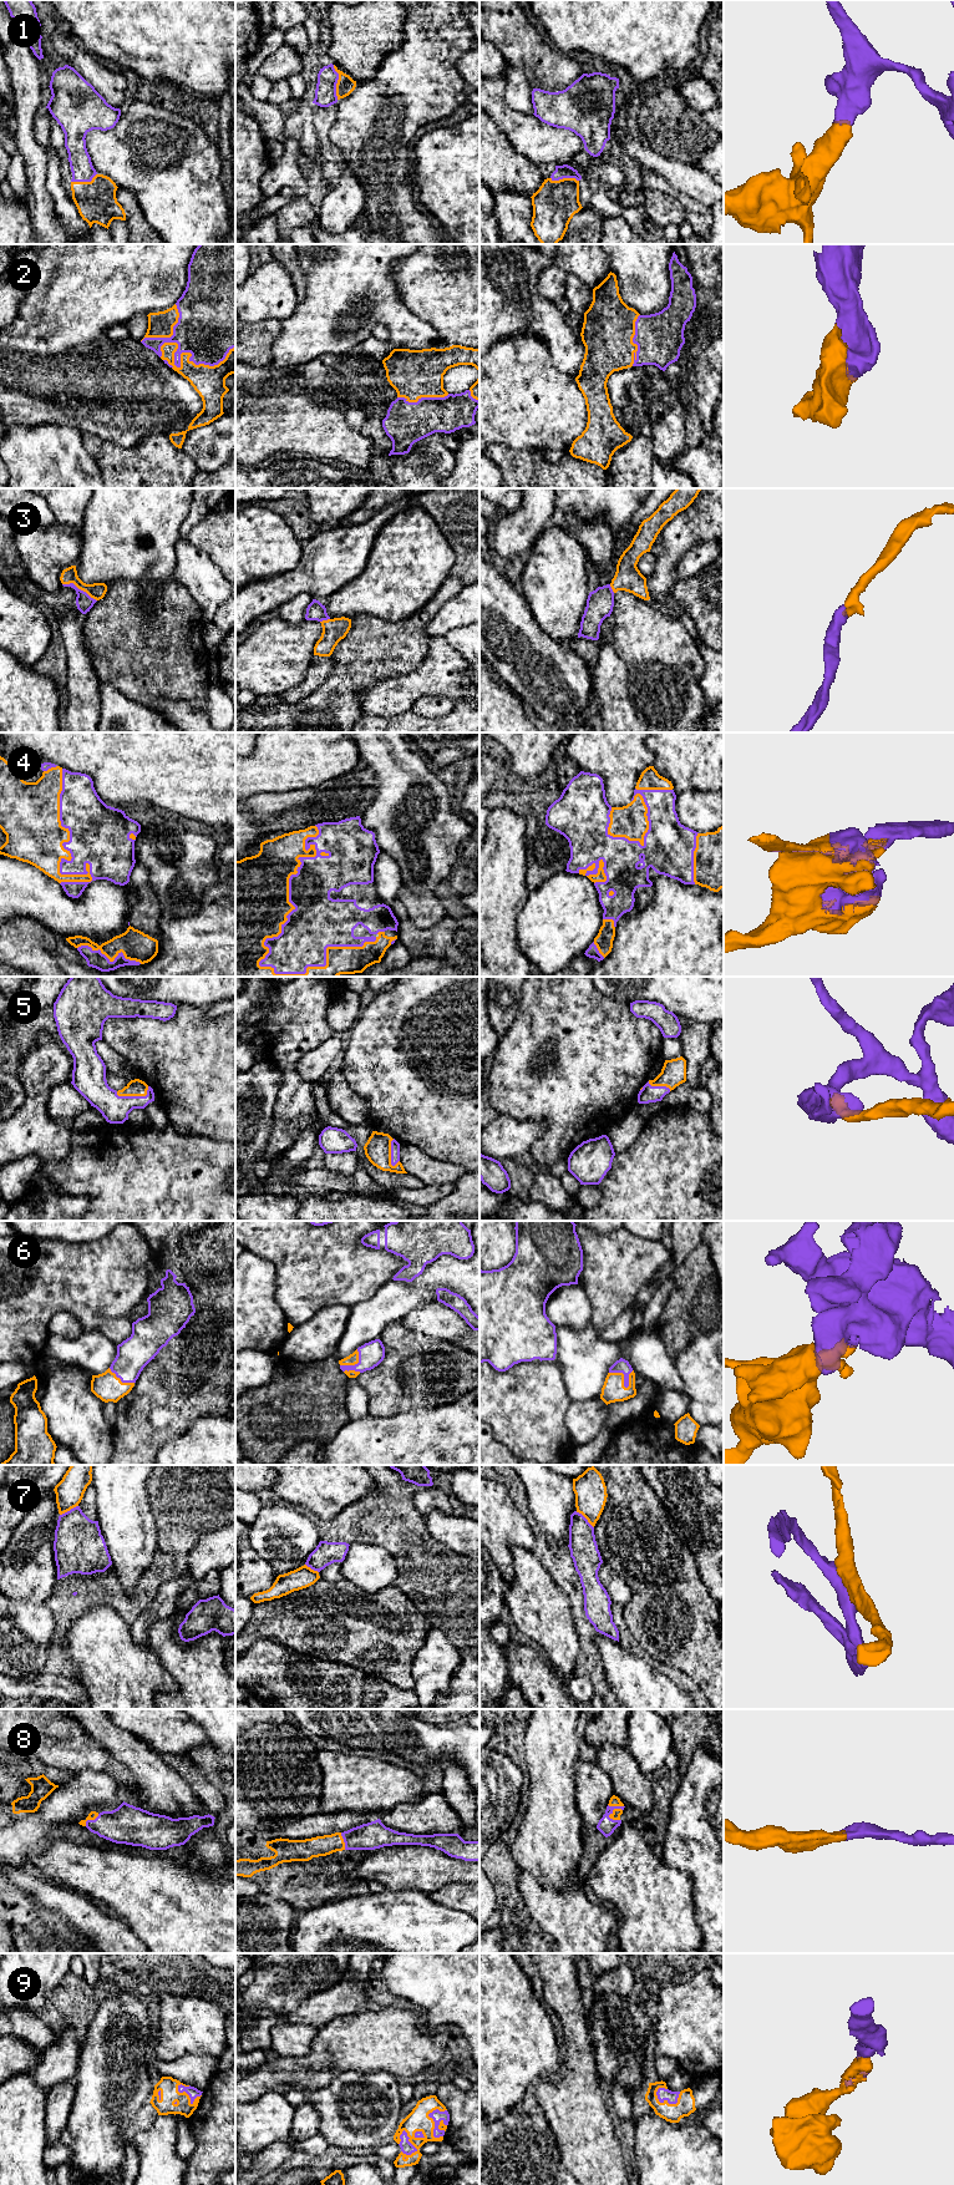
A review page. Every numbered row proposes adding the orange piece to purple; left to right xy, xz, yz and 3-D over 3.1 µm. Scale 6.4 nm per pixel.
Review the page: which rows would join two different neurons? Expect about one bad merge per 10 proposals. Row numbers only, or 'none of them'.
none of them

